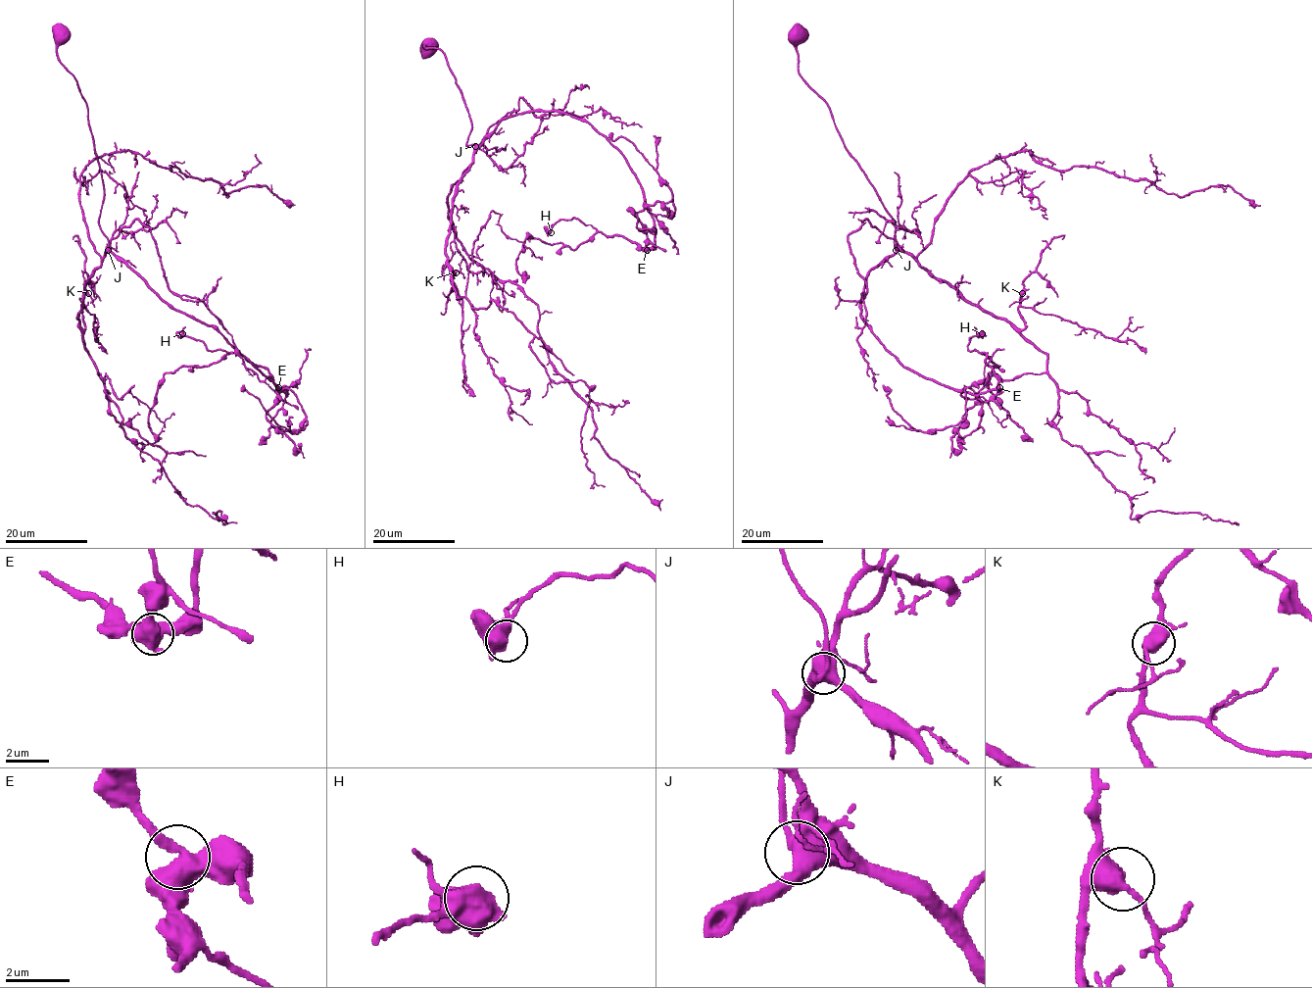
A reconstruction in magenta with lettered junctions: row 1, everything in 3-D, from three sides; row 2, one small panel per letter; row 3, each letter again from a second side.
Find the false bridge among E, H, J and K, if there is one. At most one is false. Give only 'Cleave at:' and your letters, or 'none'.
Cleave at: none

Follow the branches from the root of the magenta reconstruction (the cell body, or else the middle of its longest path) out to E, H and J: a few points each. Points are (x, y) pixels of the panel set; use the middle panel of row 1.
E: (428, 47), (461, 91), (467, 145), (531, 112), (601, 133), (642, 191), (647, 250)
H: (428, 47), (461, 91), (467, 145), (516, 115), (583, 119), (635, 175), (655, 243), (575, 218), (551, 232)
J: (428, 47), (437, 47), (445, 55), (471, 121), (467, 145), (475, 145)

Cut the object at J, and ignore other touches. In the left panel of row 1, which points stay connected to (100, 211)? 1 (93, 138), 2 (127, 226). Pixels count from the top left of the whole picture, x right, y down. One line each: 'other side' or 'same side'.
1: same side
2: other side

